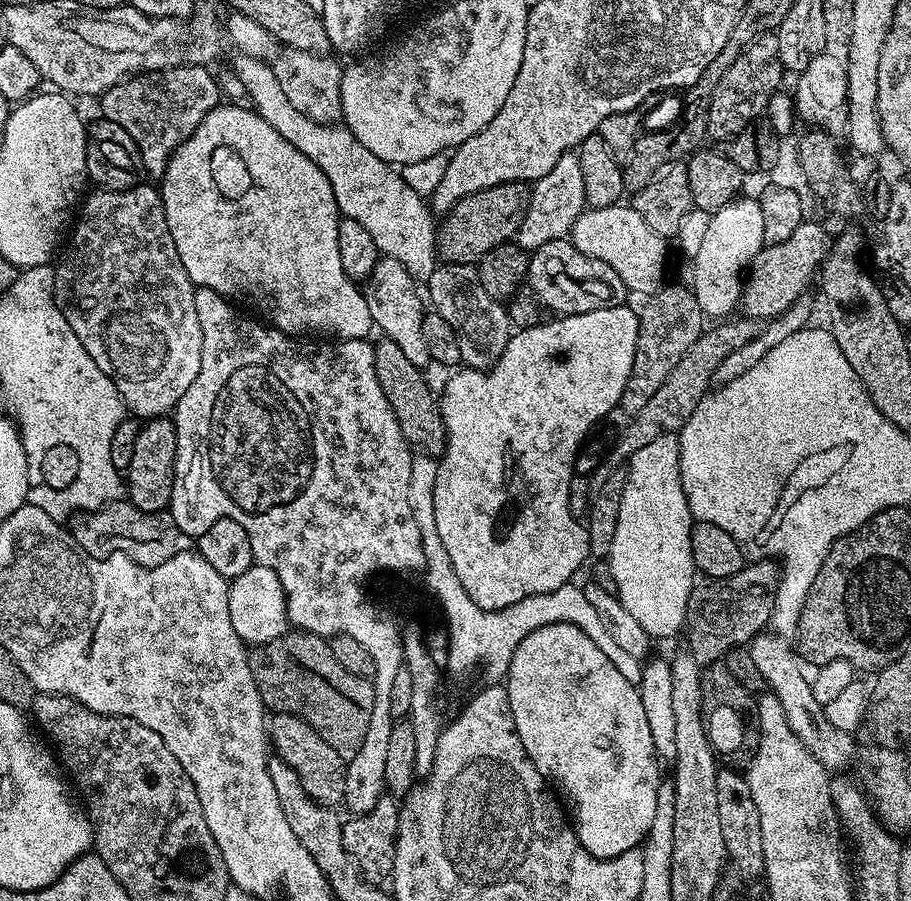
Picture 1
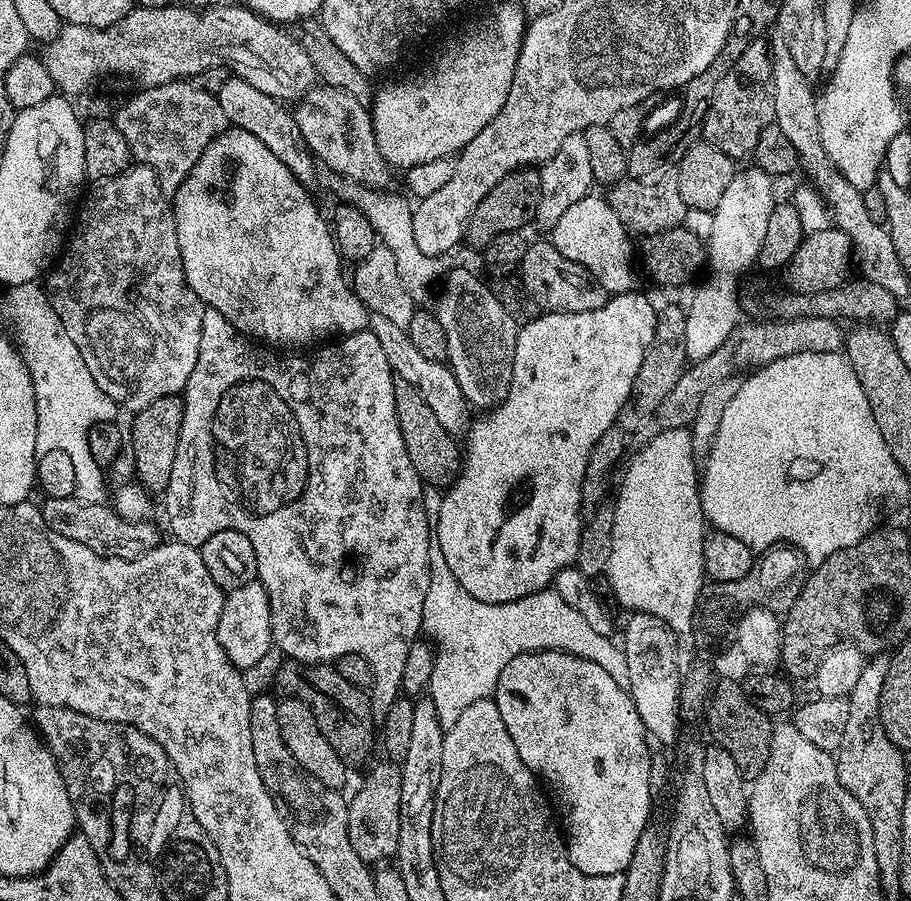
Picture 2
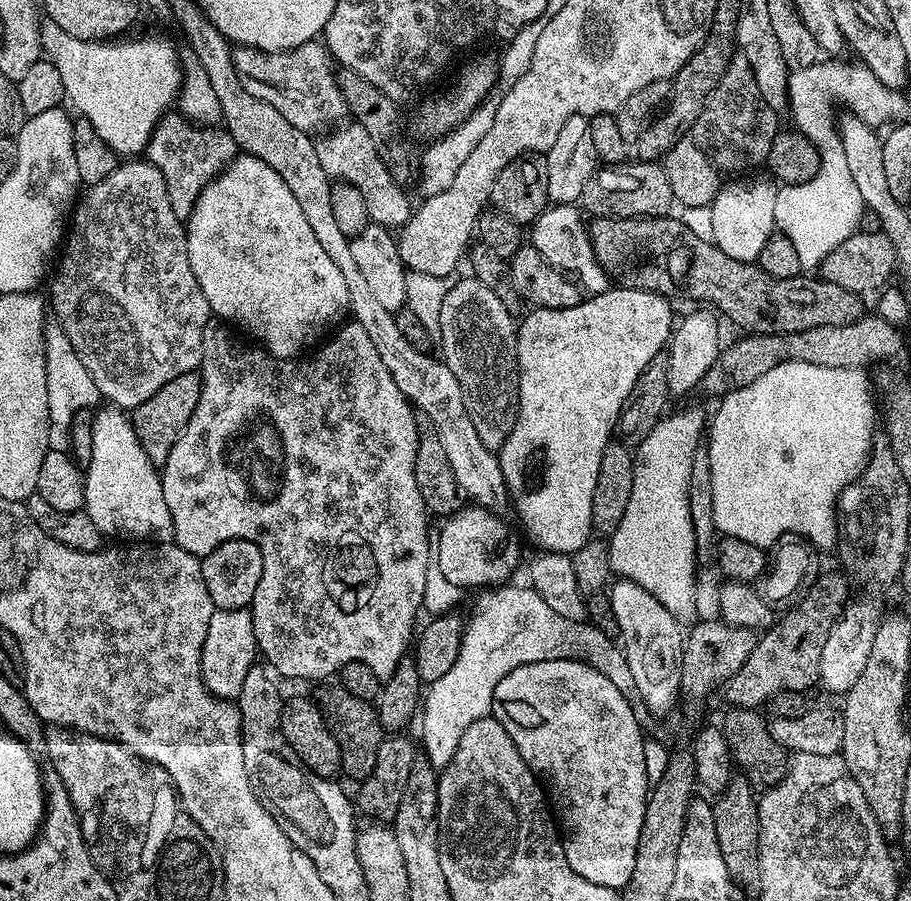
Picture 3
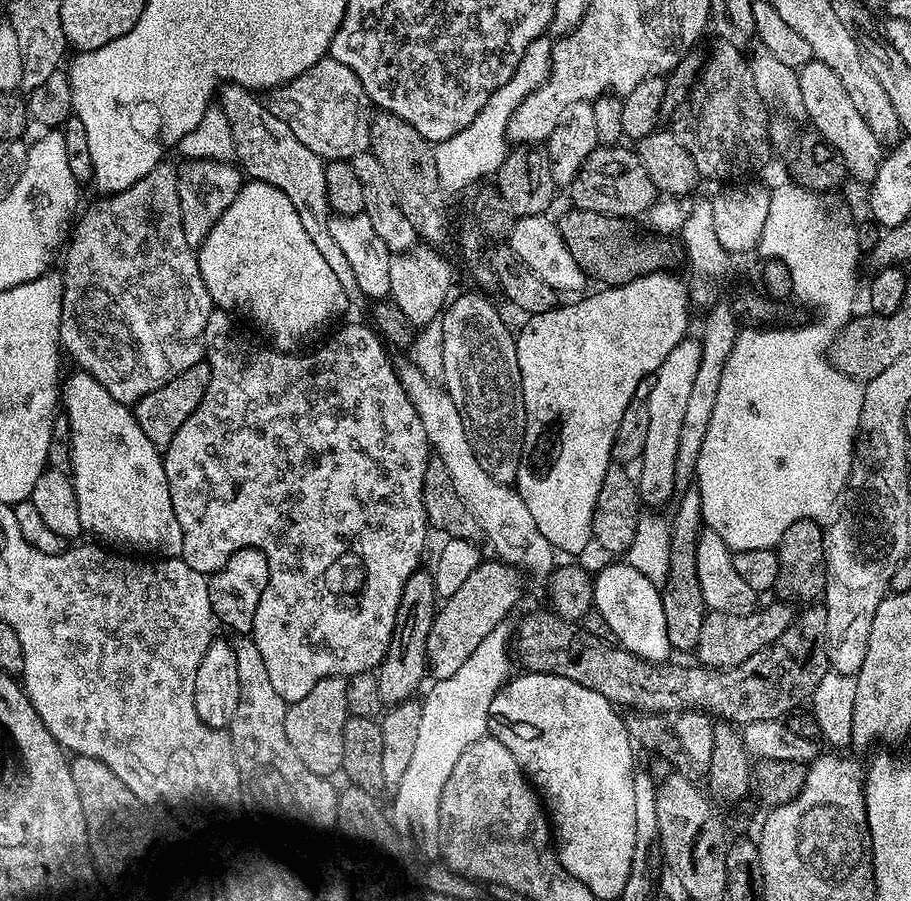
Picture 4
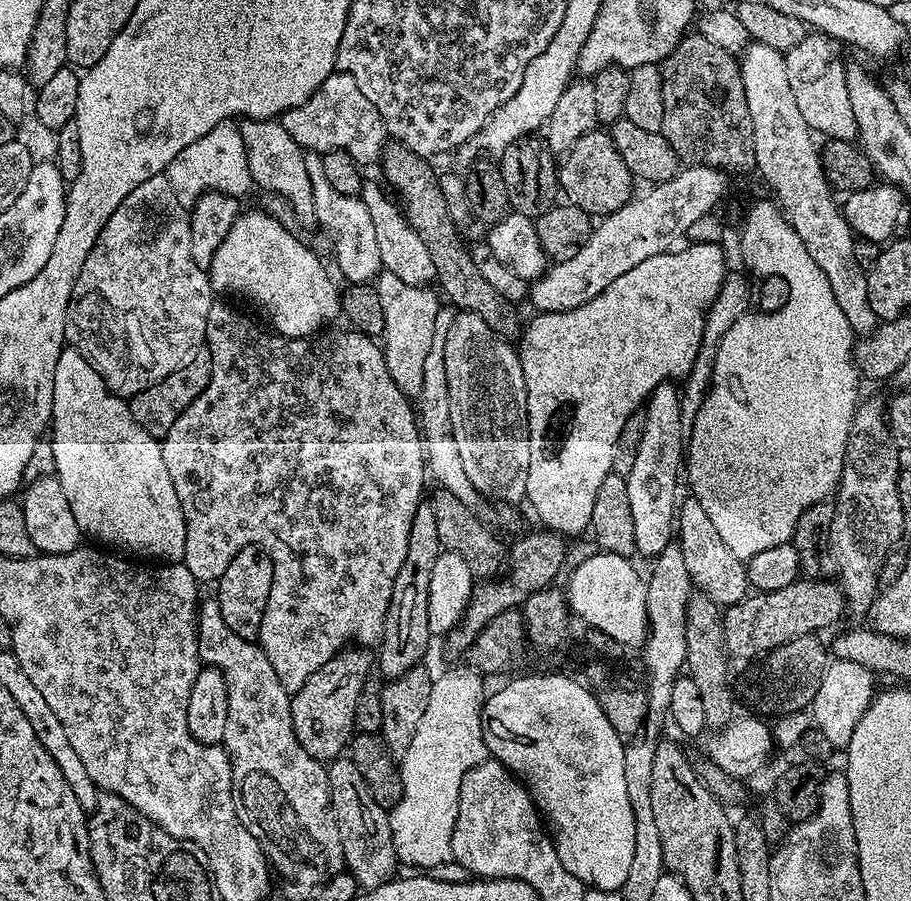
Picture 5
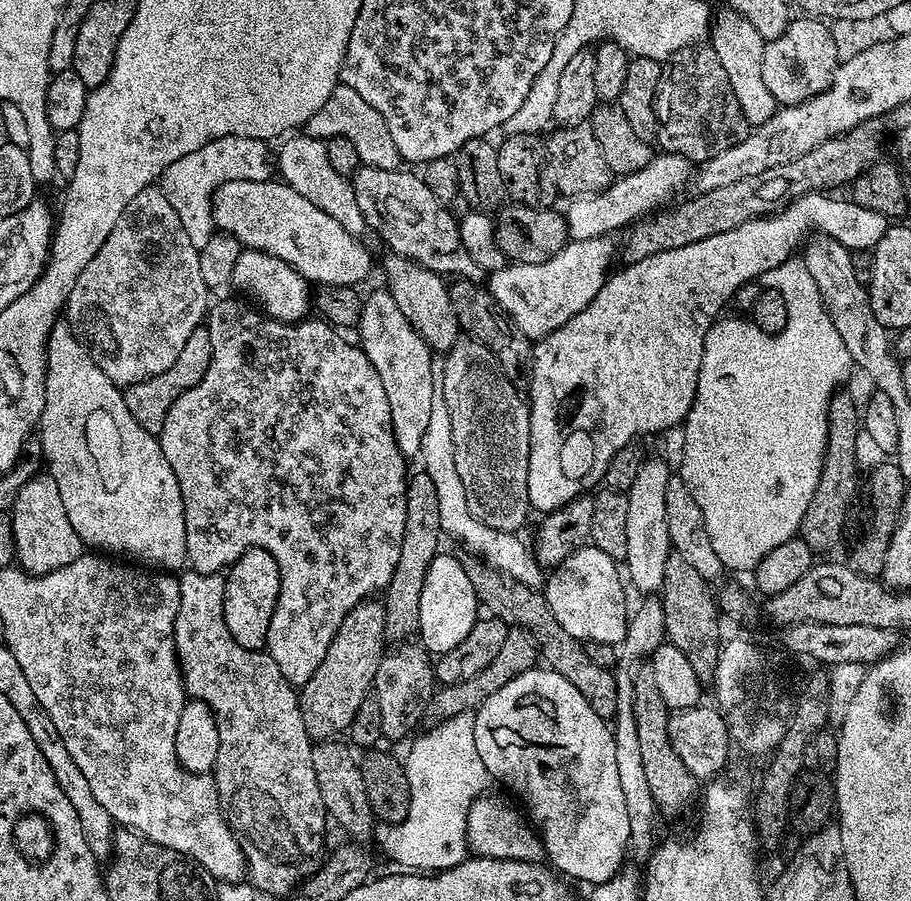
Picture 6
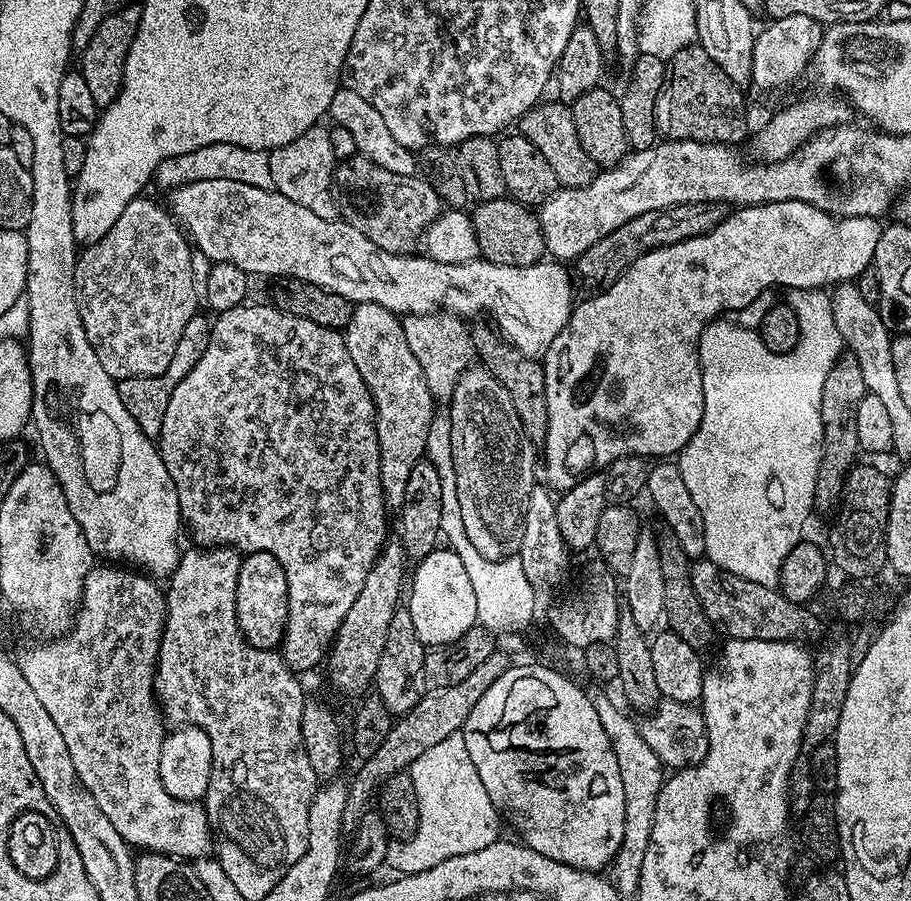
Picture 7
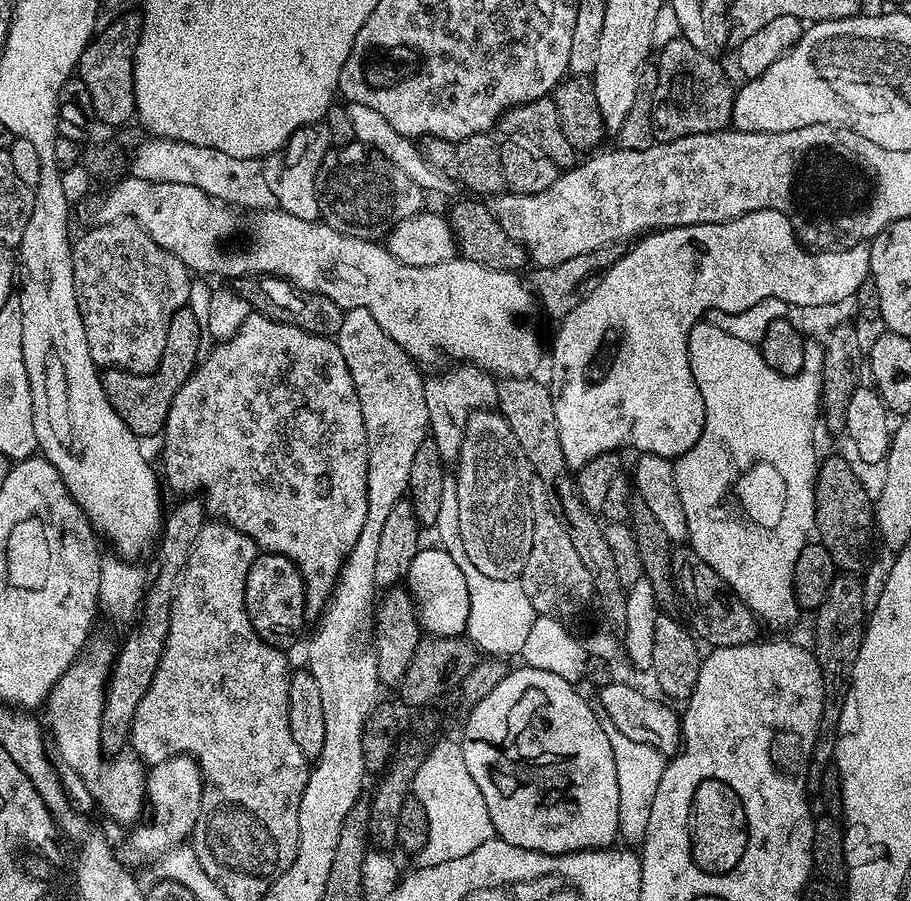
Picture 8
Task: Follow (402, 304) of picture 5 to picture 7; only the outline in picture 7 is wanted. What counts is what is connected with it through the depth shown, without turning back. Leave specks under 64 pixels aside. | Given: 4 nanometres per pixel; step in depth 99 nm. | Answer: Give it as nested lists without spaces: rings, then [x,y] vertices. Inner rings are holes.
[[[356,304],[352,309],[350,322],[347,328],[343,329],[342,335],[346,342],[346,350],[350,350],[350,358],[354,358],[354,366],[358,366],[358,374],[362,374],[362,382],[366,382],[376,407],[376,433],[384,503],[389,509],[398,510],[406,498],[406,481],[410,479],[410,470],[414,470],[419,460],[425,459],[424,447],[428,437],[428,427],[434,415],[430,386],[426,386],[426,378],[422,374],[422,366],[418,366],[418,358],[414,358],[410,346],[406,346],[404,325],[397,313],[377,304]]]

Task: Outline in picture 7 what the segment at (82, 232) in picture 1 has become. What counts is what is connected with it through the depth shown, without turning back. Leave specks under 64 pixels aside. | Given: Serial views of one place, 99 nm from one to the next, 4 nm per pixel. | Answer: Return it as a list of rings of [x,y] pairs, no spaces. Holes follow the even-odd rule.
[[[137,198],[122,210],[122,215],[118,217],[118,222],[106,230],[106,236],[87,245],[77,255],[76,258],[76,301],[82,314],[82,326],[86,330],[86,338],[90,338],[90,346],[94,346],[94,354],[98,354],[98,362],[102,362],[106,374],[110,374],[113,380],[125,380],[126,378],[138,378],[139,376],[157,376],[170,366],[170,358],[178,347],[178,338],[182,338],[182,330],[186,330],[186,322],[197,315],[198,301],[195,296],[193,271],[191,270],[191,254],[193,249],[190,247],[190,241],[173,218],[172,214],[161,204],[155,204],[152,200]]]

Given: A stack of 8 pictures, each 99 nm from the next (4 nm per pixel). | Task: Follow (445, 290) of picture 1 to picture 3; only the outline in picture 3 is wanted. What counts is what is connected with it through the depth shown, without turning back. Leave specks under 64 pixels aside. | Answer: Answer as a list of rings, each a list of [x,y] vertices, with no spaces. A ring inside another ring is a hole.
[[[475,278],[457,279],[442,301],[438,348],[444,351],[442,359],[448,365],[450,374],[454,374],[454,378],[458,378],[458,386],[462,386],[466,410],[470,414],[470,422],[474,422],[474,430],[478,430],[478,438],[482,438],[482,446],[493,450],[500,449],[510,430],[514,430],[520,409],[520,364],[516,361],[517,327],[513,313],[508,312],[506,306],[498,302],[498,297],[486,290],[486,286],[482,286],[482,282]]]

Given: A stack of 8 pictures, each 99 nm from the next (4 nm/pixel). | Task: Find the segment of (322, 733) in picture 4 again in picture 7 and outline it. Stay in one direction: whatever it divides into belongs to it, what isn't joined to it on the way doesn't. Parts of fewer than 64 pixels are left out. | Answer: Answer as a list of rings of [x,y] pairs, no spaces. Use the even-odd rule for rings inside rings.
[[[399,538],[385,540],[380,557],[370,568],[370,574],[366,574],[362,590],[358,590],[358,598],[354,598],[350,610],[346,610],[346,618],[342,618],[342,626],[338,626],[336,639],[326,657],[328,676],[338,691],[359,697],[367,693],[375,681],[378,658],[386,647],[386,633],[390,631],[390,618],[394,618],[397,608],[401,607],[409,572],[410,561],[402,542]]]

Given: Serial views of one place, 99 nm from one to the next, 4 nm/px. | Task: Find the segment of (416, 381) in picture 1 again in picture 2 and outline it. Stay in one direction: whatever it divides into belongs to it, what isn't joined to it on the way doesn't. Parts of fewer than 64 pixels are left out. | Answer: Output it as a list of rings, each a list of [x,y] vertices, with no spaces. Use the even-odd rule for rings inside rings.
[[[399,378],[395,382],[395,413],[406,452],[420,480],[429,487],[447,488],[463,465],[462,448],[456,444],[457,439],[449,434],[417,388]]]

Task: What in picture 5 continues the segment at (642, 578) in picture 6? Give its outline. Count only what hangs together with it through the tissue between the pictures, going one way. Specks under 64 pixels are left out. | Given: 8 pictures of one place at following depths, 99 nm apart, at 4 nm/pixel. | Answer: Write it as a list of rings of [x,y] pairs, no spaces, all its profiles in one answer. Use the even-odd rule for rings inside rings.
[[[675,383],[659,384],[649,394],[643,414],[646,426],[642,430],[642,442],[638,446],[638,455],[634,457],[634,467],[626,477],[626,494],[630,494],[630,515],[634,517],[634,542],[636,551],[642,557],[655,558],[660,551],[674,540],[674,521],[678,515],[678,495],[676,479],[681,479],[682,465],[686,460],[686,421],[682,418],[680,401],[682,392]]]

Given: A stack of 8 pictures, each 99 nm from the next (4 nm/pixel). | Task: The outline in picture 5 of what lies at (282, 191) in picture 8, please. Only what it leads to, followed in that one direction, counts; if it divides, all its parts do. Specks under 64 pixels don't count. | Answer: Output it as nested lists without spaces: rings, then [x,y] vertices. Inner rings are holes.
[[[308,152],[305,155],[306,170],[310,174],[310,182],[314,190],[314,214],[319,227],[324,227],[332,235],[336,246],[336,264],[345,276],[348,284],[366,284],[375,281],[382,271],[378,254],[378,237],[374,235],[374,222],[370,218],[370,210],[366,210],[366,202],[359,196],[338,194],[330,182],[326,182],[326,173],[322,170],[321,153]]]

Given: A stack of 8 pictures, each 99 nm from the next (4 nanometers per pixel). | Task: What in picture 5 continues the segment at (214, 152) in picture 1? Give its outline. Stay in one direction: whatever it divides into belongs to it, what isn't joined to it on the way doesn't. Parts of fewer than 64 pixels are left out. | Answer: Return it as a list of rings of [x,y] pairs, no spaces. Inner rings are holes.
[[[241,211],[206,271],[213,293],[225,292],[228,296],[249,300],[272,323],[271,331],[277,336],[289,336],[295,340],[312,338],[323,329],[320,328],[323,324],[341,315],[340,292],[328,277],[327,270],[320,265],[319,258],[298,237],[292,236],[291,230],[278,217],[268,212]]]

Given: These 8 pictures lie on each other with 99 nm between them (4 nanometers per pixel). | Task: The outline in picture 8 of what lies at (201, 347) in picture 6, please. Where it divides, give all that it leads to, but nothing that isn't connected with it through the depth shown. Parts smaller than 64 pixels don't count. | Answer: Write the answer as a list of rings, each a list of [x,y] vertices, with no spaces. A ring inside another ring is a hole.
[[[182,307],[170,318],[168,341],[162,358],[153,372],[134,374],[123,372],[121,368],[110,368],[101,375],[100,381],[106,390],[110,406],[114,406],[122,422],[126,422],[126,426],[130,426],[130,430],[138,438],[159,437],[163,433],[164,423],[170,414],[170,406],[174,402],[174,394],[178,394],[181,386],[196,371],[197,363],[201,359],[200,332],[202,336],[202,325],[194,318],[192,309]]]

